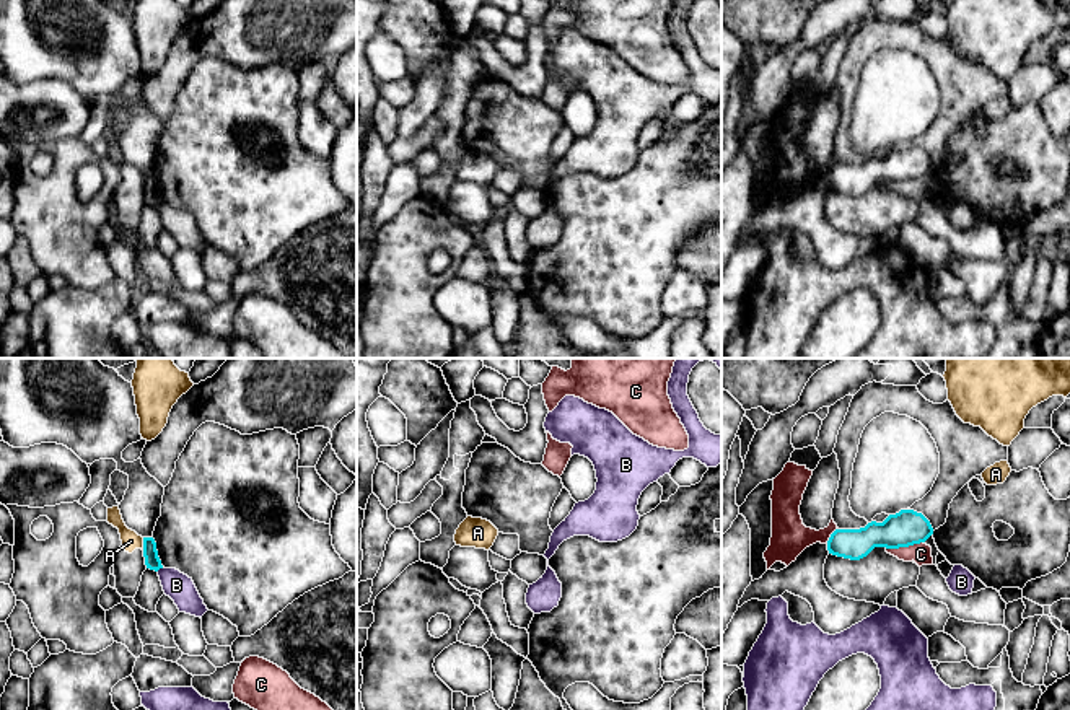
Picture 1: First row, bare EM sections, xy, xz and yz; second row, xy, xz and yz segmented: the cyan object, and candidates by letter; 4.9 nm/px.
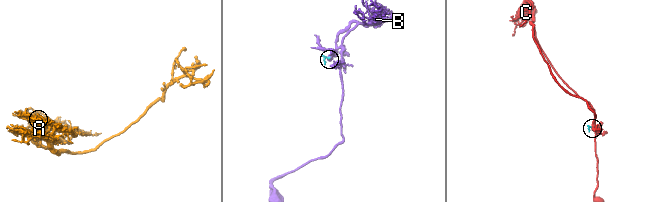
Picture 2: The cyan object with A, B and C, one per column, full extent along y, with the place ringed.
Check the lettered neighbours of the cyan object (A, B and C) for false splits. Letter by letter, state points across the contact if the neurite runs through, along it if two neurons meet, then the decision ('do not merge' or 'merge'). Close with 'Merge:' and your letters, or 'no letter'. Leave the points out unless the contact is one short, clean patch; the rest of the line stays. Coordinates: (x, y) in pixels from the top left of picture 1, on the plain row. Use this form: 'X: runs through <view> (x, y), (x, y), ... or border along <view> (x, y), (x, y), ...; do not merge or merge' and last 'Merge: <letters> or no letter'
A: do not merge
B: border along xy (163, 202), (157, 205); do not merge
C: border along yz (922, 176), (912, 181), (886, 184); do not merge
Merge: no letter

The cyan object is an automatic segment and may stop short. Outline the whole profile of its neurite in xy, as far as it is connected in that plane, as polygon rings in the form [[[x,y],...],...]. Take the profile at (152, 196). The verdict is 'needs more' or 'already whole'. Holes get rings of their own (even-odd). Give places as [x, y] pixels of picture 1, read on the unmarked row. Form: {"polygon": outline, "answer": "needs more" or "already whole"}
{"polygon": [[[143,173],[143,192],[145,192],[147,204],[155,207],[163,204],[161,195],[158,192],[158,186],[156,186],[156,178],[153,173]]], "answer": "already whole"}

